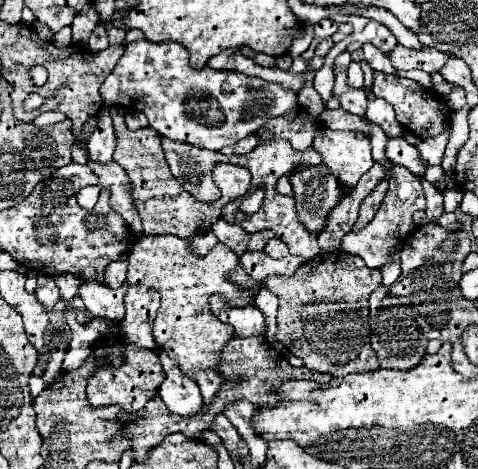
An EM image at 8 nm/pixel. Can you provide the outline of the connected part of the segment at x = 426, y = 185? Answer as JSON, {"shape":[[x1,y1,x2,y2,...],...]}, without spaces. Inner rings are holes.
{"shape":[[421,180,421,186,425,190,425,198,427,198,427,208,425,214,429,220,435,220,443,214,443,194,427,180]]}

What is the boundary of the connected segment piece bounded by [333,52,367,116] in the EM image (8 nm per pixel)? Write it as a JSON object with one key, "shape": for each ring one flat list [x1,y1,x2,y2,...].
{"shape":[[343,52,335,58,335,64,333,64,333,72,335,72,335,86,333,86,333,94,339,98,341,102,341,108,351,112,351,114,359,114,363,116,365,108,367,108,367,94,365,90,361,88,351,88,347,84,347,68,349,68,349,62,351,62,351,54,349,52]]}

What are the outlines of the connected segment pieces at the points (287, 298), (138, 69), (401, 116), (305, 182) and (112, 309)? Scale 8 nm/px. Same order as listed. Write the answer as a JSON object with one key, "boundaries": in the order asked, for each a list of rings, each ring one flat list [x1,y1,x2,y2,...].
{"boundaries":[[[335,250,335,252,321,252,319,256,307,260,293,276,269,276,261,282,261,286,265,286,269,292,273,292,277,298,279,298,279,312,277,312,277,340,297,358,303,360,303,364,313,370,313,372,321,372,321,374,331,374,331,376,347,376,347,374,365,374,365,372,375,372,379,368,379,362,377,362,377,356,371,348,371,342,369,342,369,294,381,286,381,272,379,270,371,270,363,264,363,260,359,256,351,256,343,250]],[[149,40,125,46,125,54,121,56,115,70,107,76,107,80,101,86,101,98,103,102,107,102,105,106,129,106,133,110,143,112,149,120,149,126,165,138,175,142,187,142,191,146,205,150,221,150,225,146,233,146,241,138,255,134,255,130,263,126,267,120,283,116,285,112,297,106,297,94,285,90,279,84,271,84,261,78,249,78,241,72,227,72,213,68,193,70,187,60,187,50,181,44,175,42,155,44]],[[375,72,375,82,373,82,371,90,375,96,381,96,383,100,387,100,395,108,399,124,417,136,429,136,433,130,435,130,433,132,433,136,435,136,435,134,441,134,451,128,451,110,449,110,445,98,437,92,425,90,419,82,413,82,407,78,397,78,393,74]],[[309,166,301,172,293,172,289,176,295,194,295,208,299,222,311,234,319,234,325,224,329,212,341,202,339,184,331,172,323,166]],[[81,284,79,286,79,296,85,308,97,318,107,318,115,322,121,322,125,316,123,294,125,294,125,286,117,290,103,286,103,284]]]}

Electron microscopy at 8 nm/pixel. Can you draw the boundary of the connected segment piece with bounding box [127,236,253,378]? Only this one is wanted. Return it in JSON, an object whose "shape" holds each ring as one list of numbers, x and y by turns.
{"shape":[[141,236,129,256,127,282,145,284,161,294,161,306,151,326,153,338,157,346,163,348,189,378,195,378,199,368,215,370,221,348,235,334,231,326,219,324,219,320,215,320,209,310,209,296,221,294,231,304,239,306,253,304,253,300,247,300,239,288,227,284,225,280,225,274,231,272,235,264,239,264,239,258,221,242,205,258,199,258,191,254,187,244,177,236]]}

